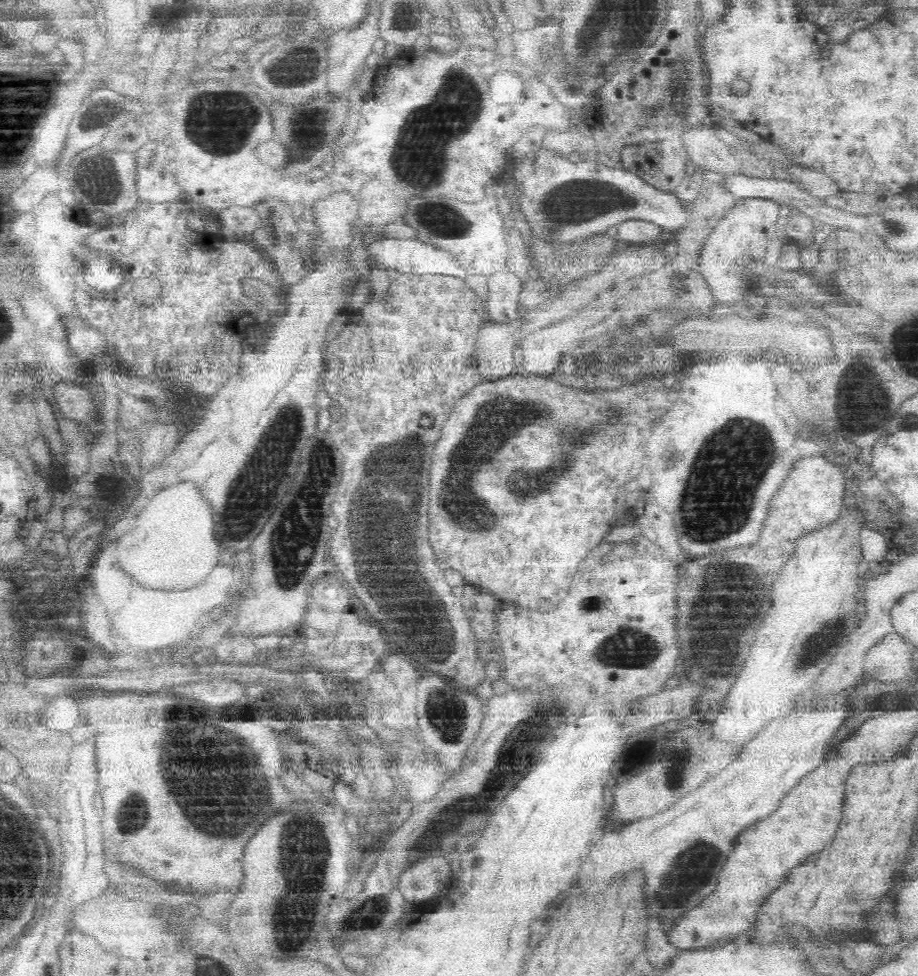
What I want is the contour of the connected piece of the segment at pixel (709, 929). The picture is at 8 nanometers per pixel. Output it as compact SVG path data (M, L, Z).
M824 768L808 774L780 800L780 806L772 816L740 834L726 858L716 890L696 910L684 914L680 922L660 924L659 934L683 951L714 946L716 942L734 938L738 932L752 928L750 924L754 922L762 900L778 890L794 868L832 846L840 822L840 798L844 798L844 784L828 782Z

